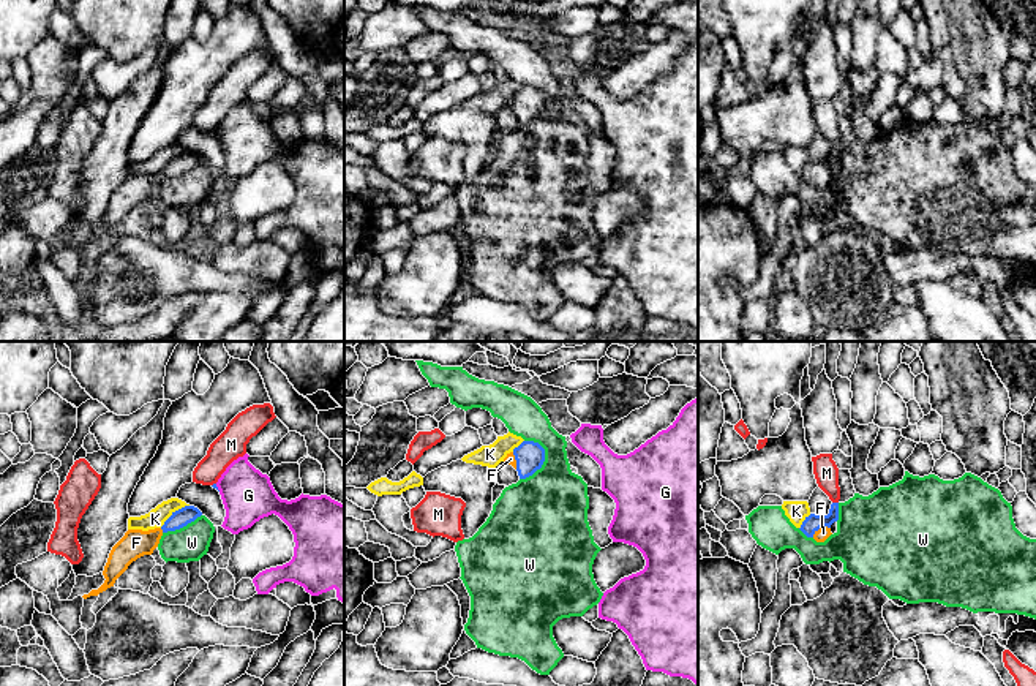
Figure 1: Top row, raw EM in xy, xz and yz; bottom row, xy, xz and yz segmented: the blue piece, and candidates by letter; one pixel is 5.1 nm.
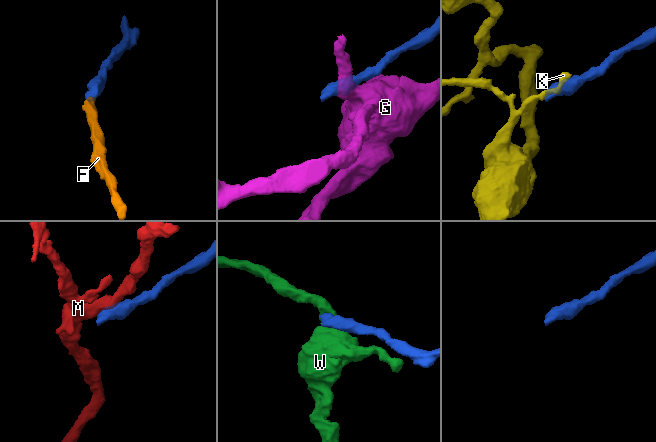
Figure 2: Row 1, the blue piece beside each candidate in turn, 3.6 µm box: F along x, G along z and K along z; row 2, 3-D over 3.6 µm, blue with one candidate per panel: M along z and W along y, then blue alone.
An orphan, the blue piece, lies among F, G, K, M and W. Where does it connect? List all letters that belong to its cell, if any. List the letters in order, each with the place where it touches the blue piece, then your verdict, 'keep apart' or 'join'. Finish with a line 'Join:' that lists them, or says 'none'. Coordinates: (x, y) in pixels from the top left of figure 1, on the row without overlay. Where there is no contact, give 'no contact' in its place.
F: yz (820, 173) | join
G: xy (217, 133) | keep apart
K: xy (174, 158) | keep apart
M: yz (836, 149) | keep apart
W: xz (542, 109) | keep apart
Join: F

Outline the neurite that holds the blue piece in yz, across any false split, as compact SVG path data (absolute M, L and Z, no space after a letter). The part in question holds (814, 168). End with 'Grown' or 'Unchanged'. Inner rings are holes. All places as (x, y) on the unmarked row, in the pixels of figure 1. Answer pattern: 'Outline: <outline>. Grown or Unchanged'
Outline: M832 149L828 161L810 160L801 171L801 177L816 188L824 188L832 179L831 171L839 166L839 149Z. Grown

